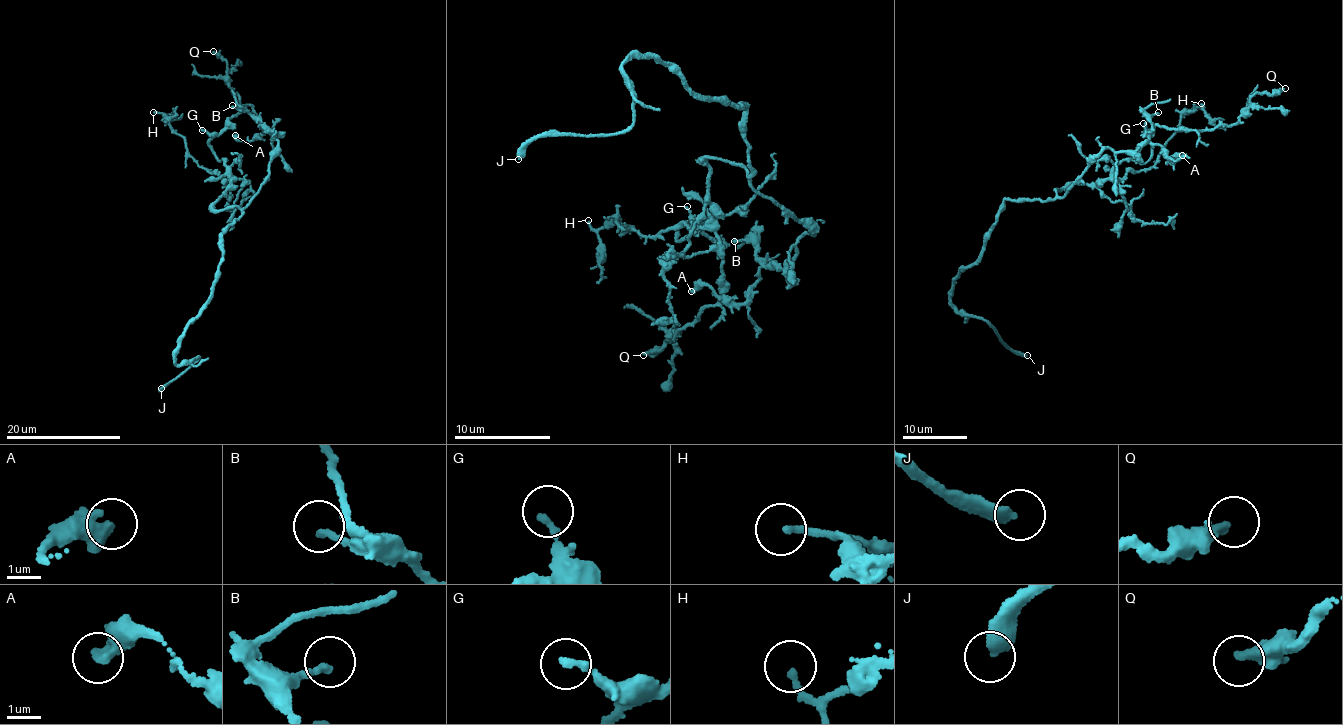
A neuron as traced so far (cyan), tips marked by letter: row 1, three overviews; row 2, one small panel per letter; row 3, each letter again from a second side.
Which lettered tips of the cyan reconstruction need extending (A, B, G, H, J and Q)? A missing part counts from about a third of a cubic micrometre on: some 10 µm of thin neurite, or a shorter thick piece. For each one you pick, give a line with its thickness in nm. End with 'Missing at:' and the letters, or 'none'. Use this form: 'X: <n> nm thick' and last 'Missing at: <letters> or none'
B: 200 nm thick
J: 340 nm thick
Missing at: B, J

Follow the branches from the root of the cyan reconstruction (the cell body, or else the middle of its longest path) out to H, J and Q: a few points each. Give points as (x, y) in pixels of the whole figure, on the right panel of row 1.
H: (1056, 195), (1055, 190), (1072, 183), (1100, 184), (1147, 169), (1182, 116), (1203, 107), (1201, 103)
J: (1056, 195), (1003, 201), (982, 254), (958, 273), (951, 297), (957, 310), (982, 318), (1007, 347), (1027, 355)
Q: (1056, 195), (1072, 183), (1100, 184), (1124, 160), (1145, 162), (1157, 126), (1233, 124), (1255, 93), (1285, 88)

